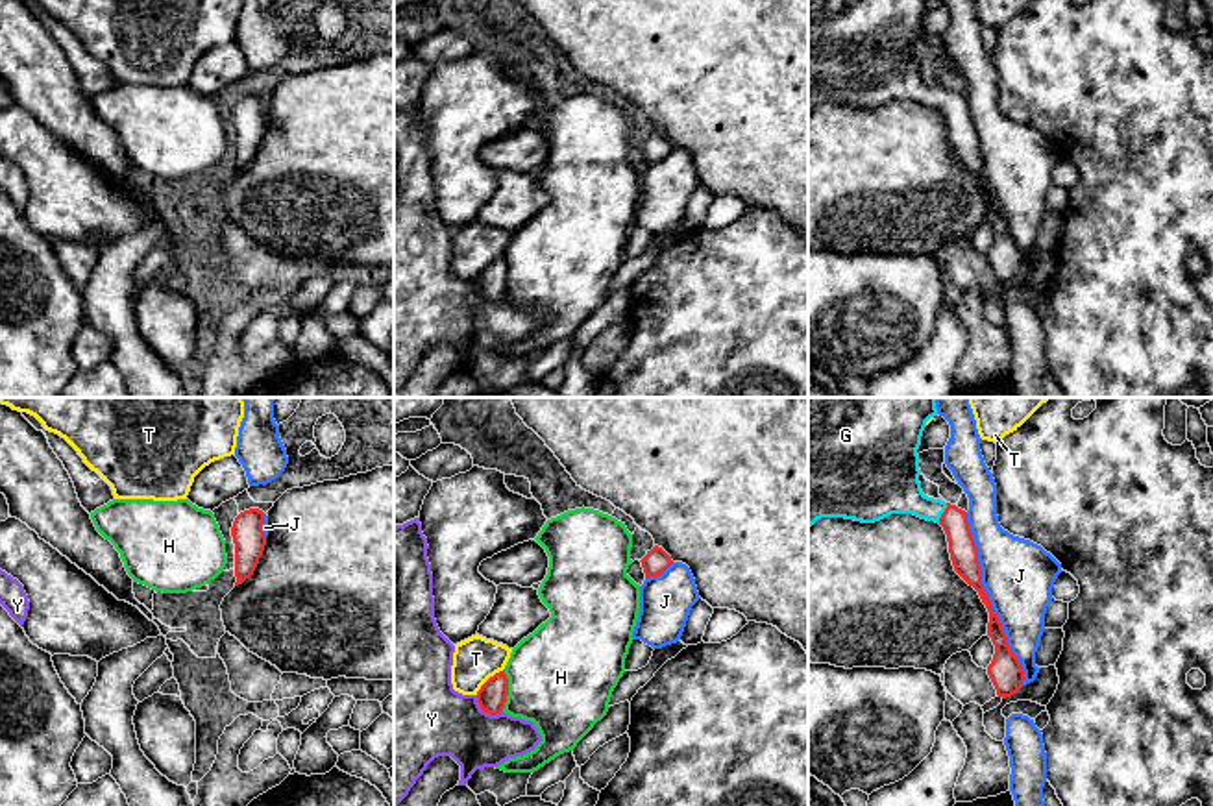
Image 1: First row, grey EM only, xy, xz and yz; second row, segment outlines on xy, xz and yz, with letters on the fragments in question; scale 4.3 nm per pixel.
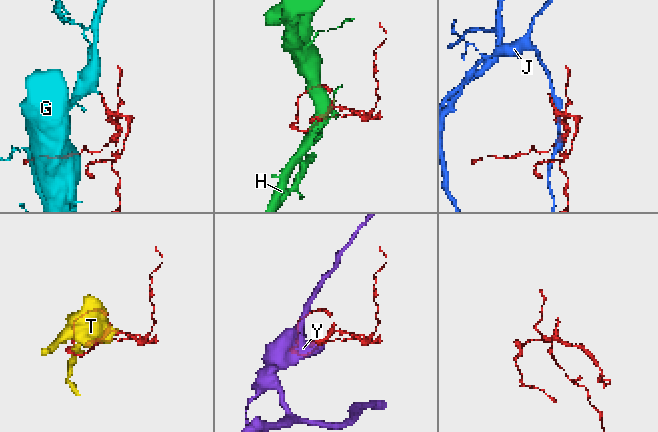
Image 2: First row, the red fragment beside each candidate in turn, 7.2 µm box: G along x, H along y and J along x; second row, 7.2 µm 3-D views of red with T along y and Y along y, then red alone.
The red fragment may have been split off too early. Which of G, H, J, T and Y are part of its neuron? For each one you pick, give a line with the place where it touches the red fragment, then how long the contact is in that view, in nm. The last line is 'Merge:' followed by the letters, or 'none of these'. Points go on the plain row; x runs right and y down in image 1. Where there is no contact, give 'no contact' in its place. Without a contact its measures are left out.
G: meets red in yz at (943, 98); contact 100 nm long
Merge: G

